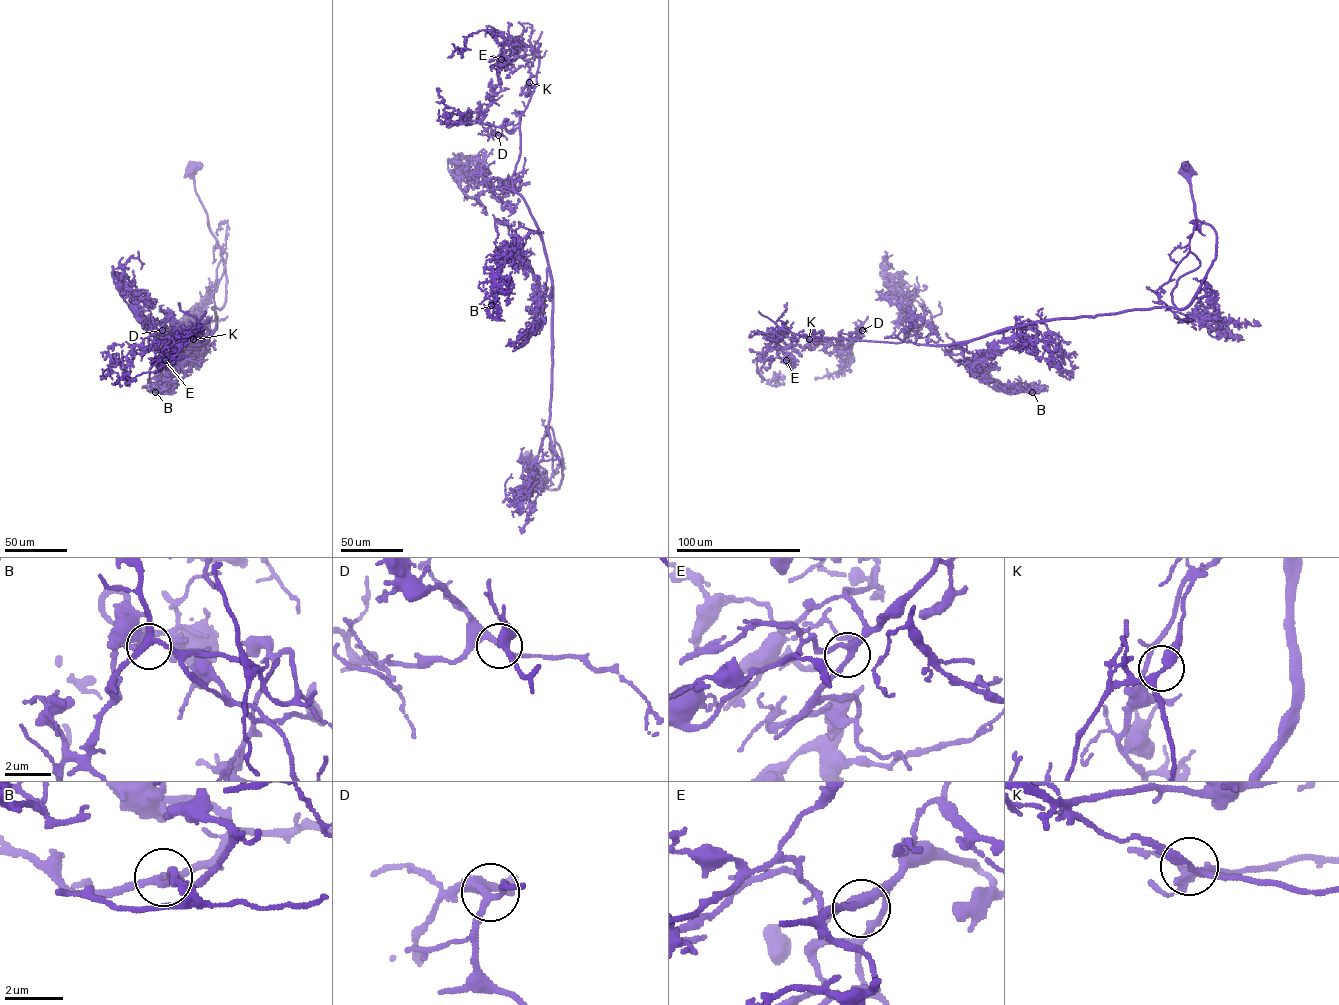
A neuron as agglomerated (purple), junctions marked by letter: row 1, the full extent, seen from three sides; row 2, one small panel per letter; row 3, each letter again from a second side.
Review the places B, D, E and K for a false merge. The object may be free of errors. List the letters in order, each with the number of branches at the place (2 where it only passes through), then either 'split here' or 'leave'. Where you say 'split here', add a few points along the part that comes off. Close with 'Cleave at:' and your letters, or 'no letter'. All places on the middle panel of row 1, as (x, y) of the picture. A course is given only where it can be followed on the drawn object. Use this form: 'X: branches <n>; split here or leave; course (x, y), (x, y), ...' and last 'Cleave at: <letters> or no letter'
B: branches 3; leave
D: branches 3; leave
E: branches 3; leave
K: branches 3; leave
Cleave at: no letter

